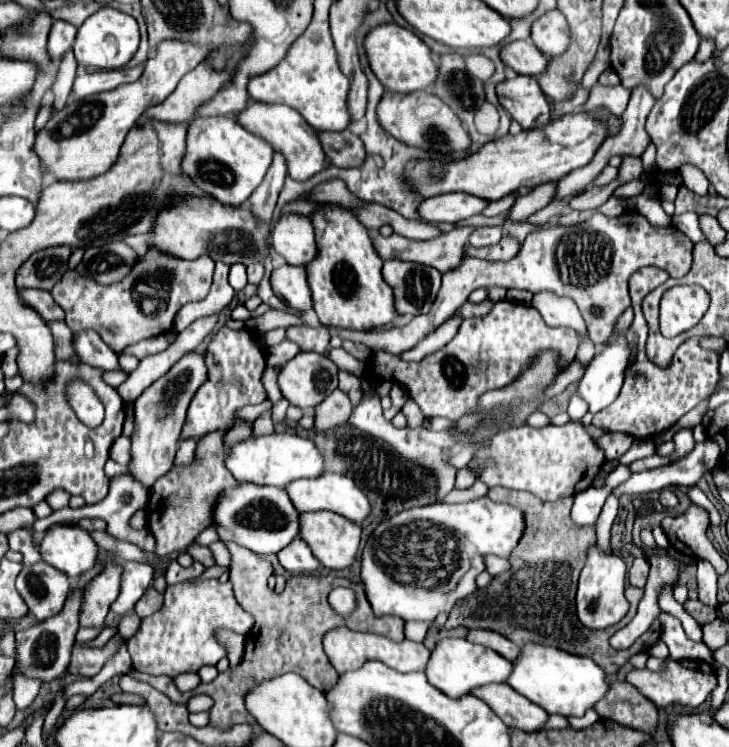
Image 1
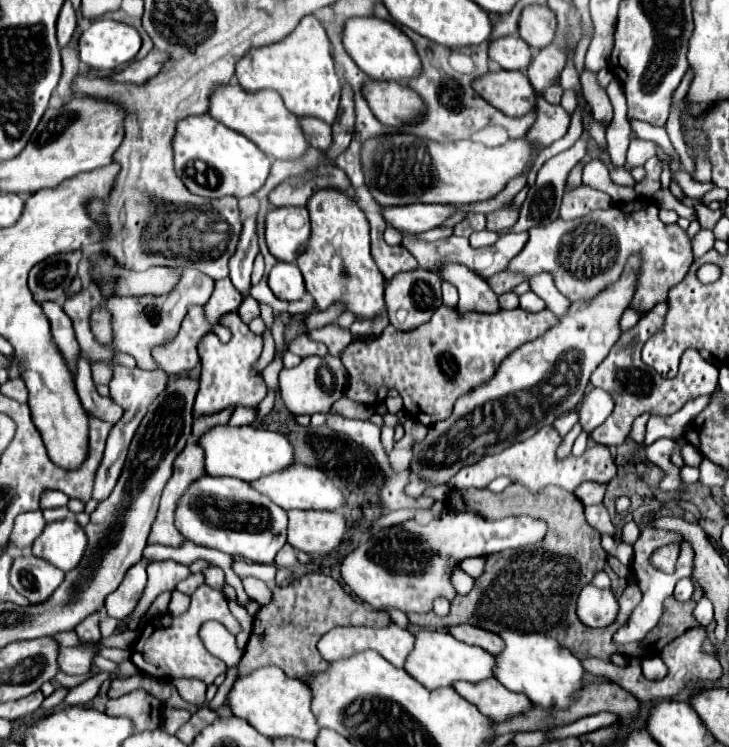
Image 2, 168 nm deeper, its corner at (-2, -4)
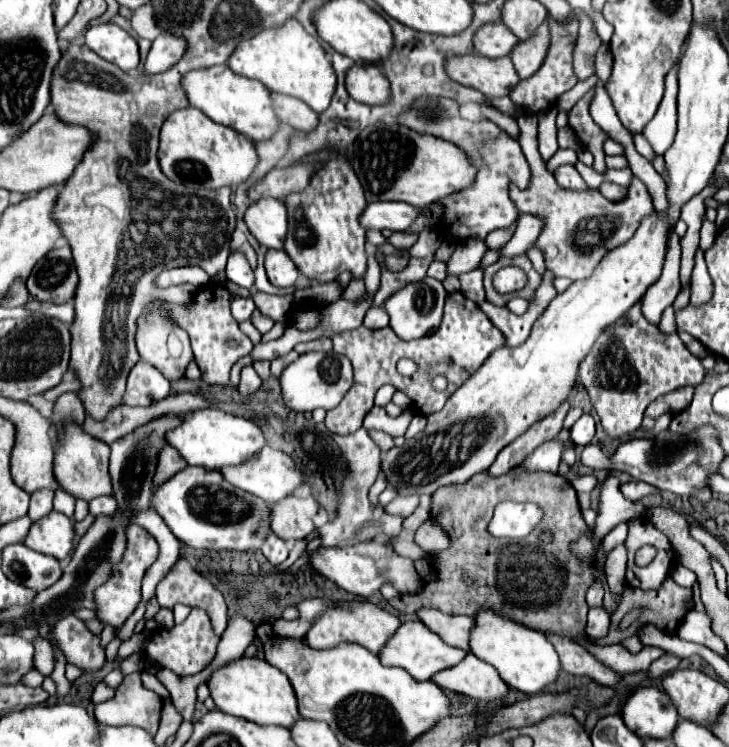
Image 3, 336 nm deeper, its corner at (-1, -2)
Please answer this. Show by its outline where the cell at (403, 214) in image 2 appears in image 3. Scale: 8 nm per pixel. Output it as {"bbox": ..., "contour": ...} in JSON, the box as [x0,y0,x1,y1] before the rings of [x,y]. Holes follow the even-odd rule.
{"bbox":[359,202,417,230],"contour":[[[369,202],[359,222],[365,230],[405,230],[417,216],[417,208],[403,202]]]}

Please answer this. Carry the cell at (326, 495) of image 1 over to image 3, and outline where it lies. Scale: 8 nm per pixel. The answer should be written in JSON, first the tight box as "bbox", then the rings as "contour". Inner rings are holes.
{"bbox":[219,446,305,504],"contour":[[[269,446],[263,448],[263,452],[259,452],[259,456],[255,456],[255,460],[247,460],[247,464],[235,464],[231,468],[219,468],[219,472],[225,476],[225,480],[229,484],[263,498],[267,504],[275,504],[275,502],[291,496],[299,486],[303,486],[303,480],[305,480],[301,470],[297,470],[291,456],[287,456],[279,450],[273,450]]]}

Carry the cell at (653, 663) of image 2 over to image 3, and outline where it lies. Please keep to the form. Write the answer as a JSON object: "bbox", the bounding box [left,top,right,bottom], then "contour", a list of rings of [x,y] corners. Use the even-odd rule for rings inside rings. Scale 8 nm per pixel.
{"bbox":[649,654,681,678],"contour":[[[665,654],[661,658],[657,658],[651,668],[649,668],[649,678],[657,678],[657,676],[663,676],[667,672],[673,672],[675,668],[679,668],[681,664],[681,658],[673,656],[673,654]]]}

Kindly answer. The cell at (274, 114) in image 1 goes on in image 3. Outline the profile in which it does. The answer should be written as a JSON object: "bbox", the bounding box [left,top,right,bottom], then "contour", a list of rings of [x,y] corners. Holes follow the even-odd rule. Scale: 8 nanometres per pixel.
{"bbox":[183,64,279,140],"contour":[[[227,64],[215,68],[199,68],[183,76],[183,88],[191,106],[205,112],[211,120],[231,126],[233,130],[245,134],[251,140],[265,140],[273,136],[279,126],[279,118],[271,106],[271,92],[259,82],[231,72]]]}

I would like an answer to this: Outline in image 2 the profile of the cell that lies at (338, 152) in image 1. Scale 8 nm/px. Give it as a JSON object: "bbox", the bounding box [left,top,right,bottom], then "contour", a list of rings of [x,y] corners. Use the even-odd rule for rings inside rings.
{"bbox":[300,118,332,152],"contour":[[[300,118],[300,124],[310,146],[318,148],[320,152],[326,152],[332,146],[332,128],[326,122],[316,118]]]}

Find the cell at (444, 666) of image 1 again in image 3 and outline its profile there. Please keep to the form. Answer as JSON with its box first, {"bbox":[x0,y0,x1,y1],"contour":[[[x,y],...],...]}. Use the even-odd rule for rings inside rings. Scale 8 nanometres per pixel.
{"bbox":[379,620,467,680],"contour":[[[407,620],[397,628],[395,636],[387,640],[383,652],[379,652],[379,660],[383,666],[399,666],[407,670],[415,680],[429,680],[435,672],[455,666],[459,660],[465,658],[465,654],[467,654],[465,650],[447,646],[437,634],[433,634],[429,628],[419,624],[419,620]]]}

